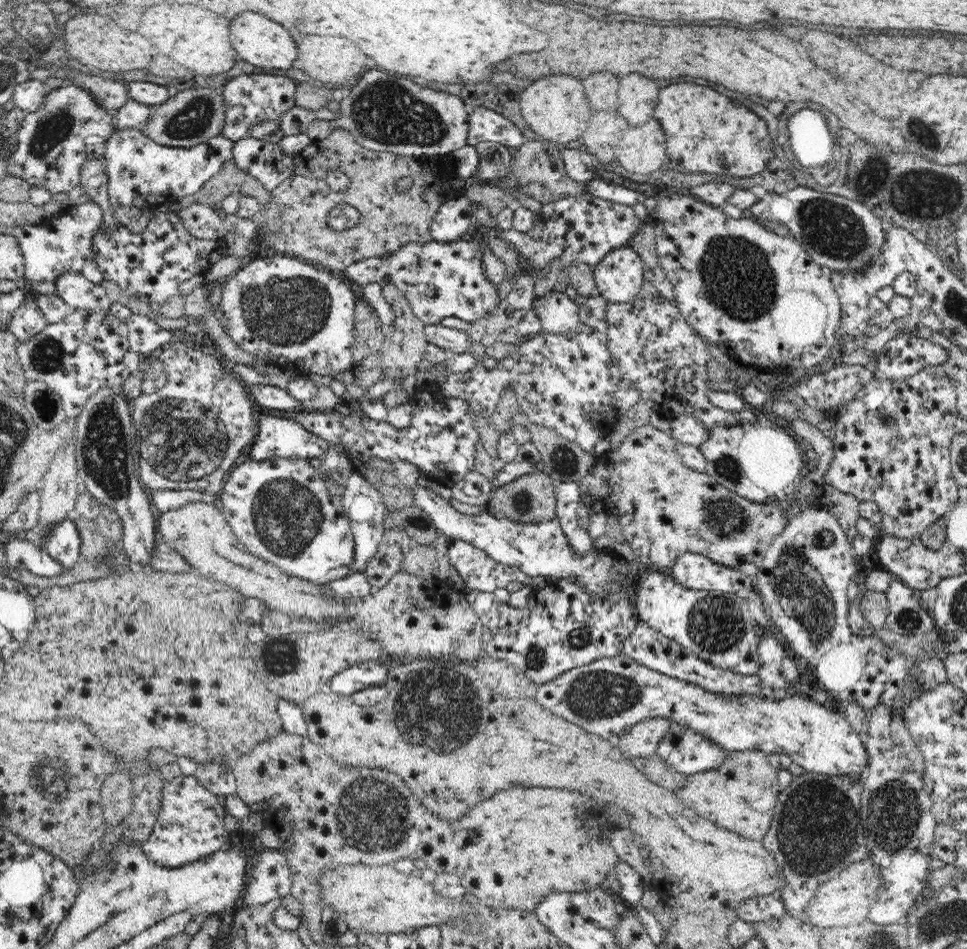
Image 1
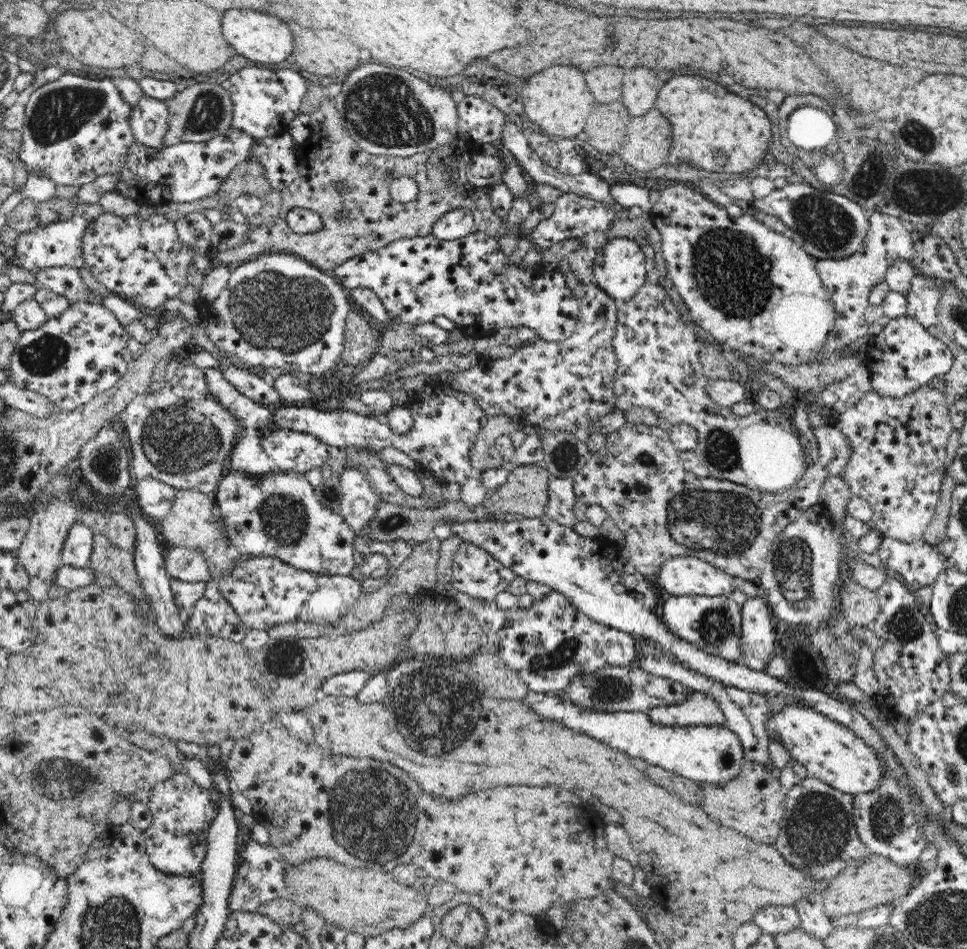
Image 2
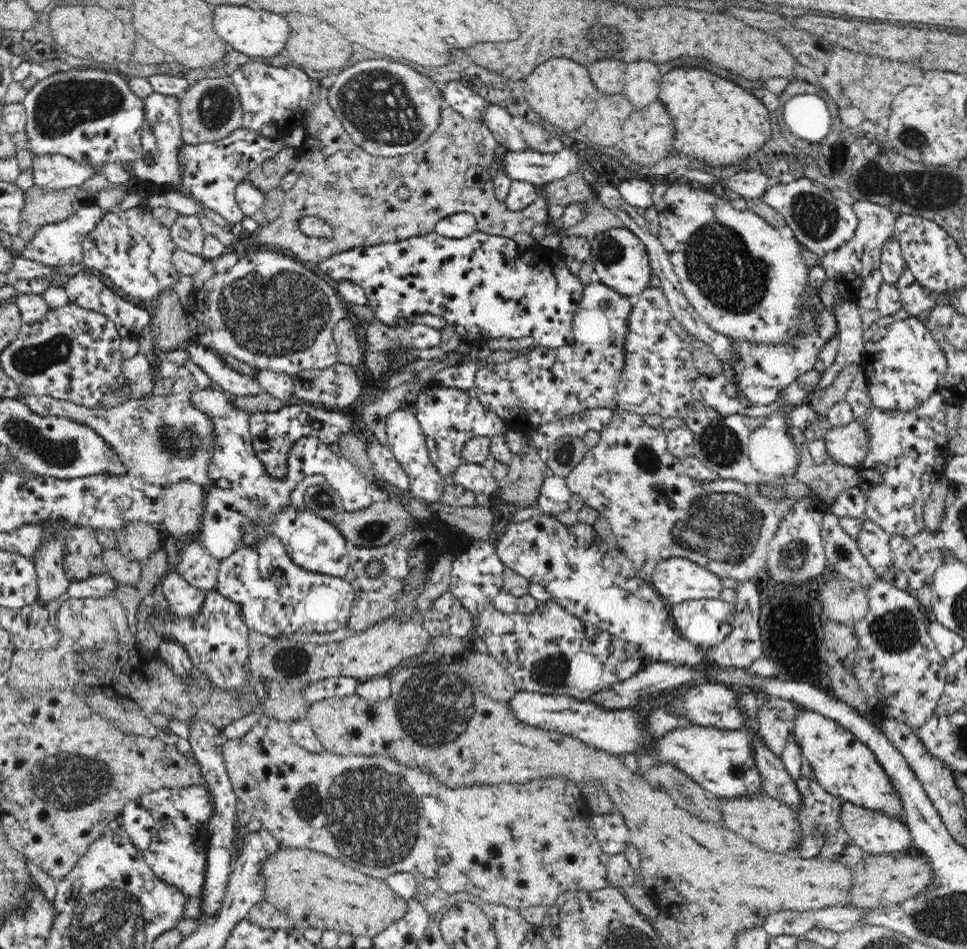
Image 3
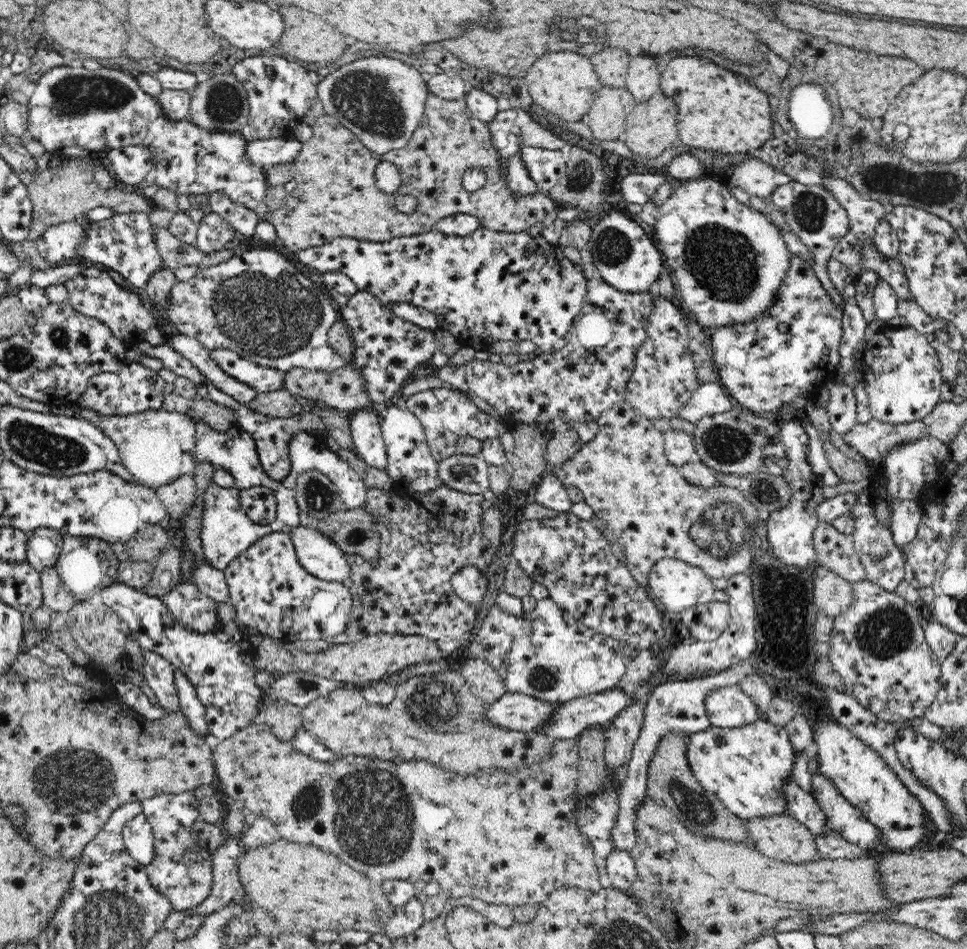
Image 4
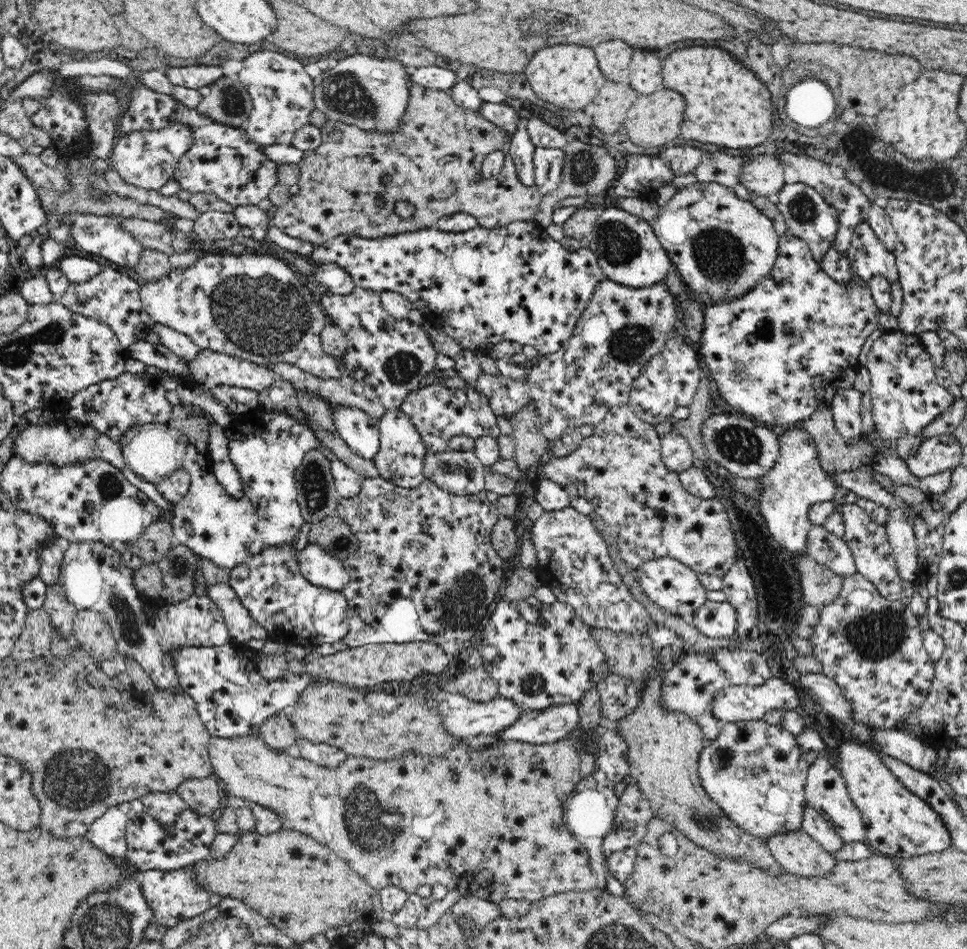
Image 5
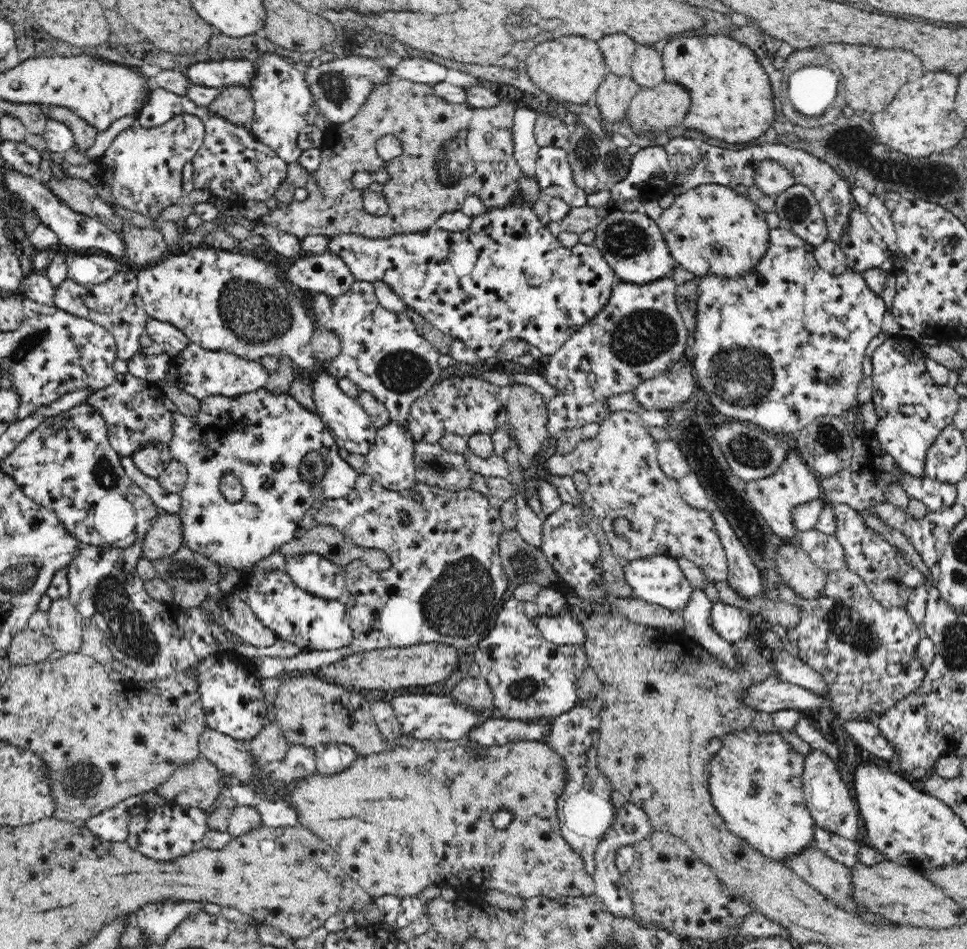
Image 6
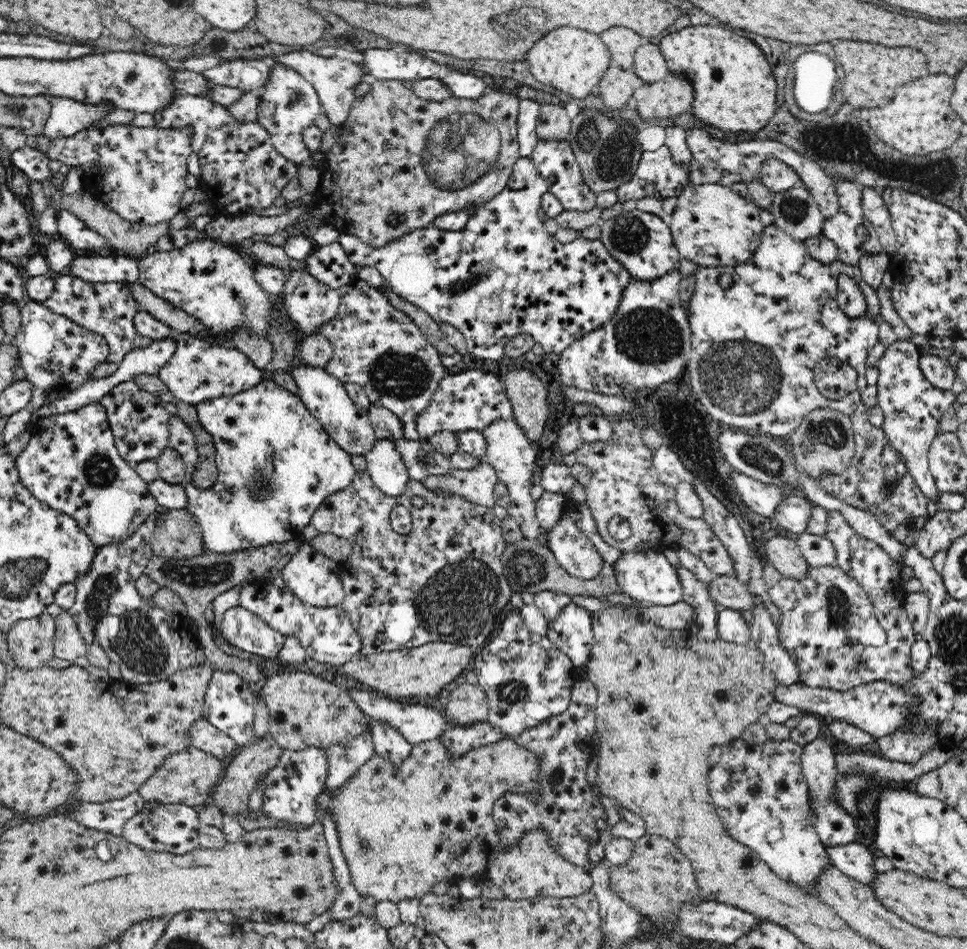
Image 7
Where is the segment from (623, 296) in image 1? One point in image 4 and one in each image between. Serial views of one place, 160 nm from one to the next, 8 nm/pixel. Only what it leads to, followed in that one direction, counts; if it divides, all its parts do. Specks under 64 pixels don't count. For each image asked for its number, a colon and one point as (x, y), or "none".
2: (619, 268)
3: (619, 257)
4: (623, 250)

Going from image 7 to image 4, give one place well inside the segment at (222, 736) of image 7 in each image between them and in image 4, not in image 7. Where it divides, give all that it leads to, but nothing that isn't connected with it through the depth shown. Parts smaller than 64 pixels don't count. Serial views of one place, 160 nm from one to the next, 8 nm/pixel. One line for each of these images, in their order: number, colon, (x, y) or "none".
4: (513, 840)
5: (489, 823)
6: (421, 814)

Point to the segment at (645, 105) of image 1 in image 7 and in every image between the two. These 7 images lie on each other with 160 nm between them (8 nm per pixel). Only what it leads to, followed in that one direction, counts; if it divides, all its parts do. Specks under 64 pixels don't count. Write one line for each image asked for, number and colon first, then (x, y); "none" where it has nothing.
2: (640, 88)
3: (642, 79)
4: (643, 77)
5: (645, 77)
6: (647, 70)
7: (649, 64)

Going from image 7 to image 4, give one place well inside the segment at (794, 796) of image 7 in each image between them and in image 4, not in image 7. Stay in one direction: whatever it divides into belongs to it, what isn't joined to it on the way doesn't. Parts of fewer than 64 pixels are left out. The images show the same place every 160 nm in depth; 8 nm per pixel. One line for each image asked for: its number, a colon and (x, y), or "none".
4: (746, 768)
5: (754, 771)
6: (755, 780)

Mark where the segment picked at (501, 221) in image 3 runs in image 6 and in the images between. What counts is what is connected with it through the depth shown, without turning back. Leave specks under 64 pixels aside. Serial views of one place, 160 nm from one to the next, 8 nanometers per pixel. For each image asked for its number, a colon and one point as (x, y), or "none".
4: (336, 195)
5: (340, 193)
6: (428, 179)

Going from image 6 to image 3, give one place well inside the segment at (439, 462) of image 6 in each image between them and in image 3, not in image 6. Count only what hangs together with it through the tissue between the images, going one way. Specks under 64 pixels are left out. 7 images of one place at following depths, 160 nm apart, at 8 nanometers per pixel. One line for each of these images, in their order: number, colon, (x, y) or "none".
3: (477, 478)
4: (466, 473)
5: (459, 472)

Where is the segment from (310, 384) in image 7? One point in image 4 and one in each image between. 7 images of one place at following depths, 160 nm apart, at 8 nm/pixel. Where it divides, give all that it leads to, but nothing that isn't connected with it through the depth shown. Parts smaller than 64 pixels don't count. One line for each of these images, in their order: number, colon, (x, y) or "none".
4: (369, 442)
5: (360, 431)
6: (352, 427)

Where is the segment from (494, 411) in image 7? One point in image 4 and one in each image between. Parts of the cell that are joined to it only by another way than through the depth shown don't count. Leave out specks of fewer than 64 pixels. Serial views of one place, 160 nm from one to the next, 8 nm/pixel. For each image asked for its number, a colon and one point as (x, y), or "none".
4: (446, 414)
5: (439, 413)
6: (466, 406)

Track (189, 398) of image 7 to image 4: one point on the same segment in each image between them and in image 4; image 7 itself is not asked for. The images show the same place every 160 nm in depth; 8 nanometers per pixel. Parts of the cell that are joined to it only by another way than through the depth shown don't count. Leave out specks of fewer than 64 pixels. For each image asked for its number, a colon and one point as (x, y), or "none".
4: (264, 379)
5: (211, 368)
6: (202, 373)

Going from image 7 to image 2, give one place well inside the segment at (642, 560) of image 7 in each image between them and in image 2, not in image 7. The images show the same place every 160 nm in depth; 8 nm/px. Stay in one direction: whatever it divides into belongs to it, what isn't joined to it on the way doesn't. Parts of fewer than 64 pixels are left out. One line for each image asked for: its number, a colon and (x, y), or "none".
2: (689, 575)
3: (677, 579)
4: (676, 585)
5: (667, 582)
6: (659, 580)

